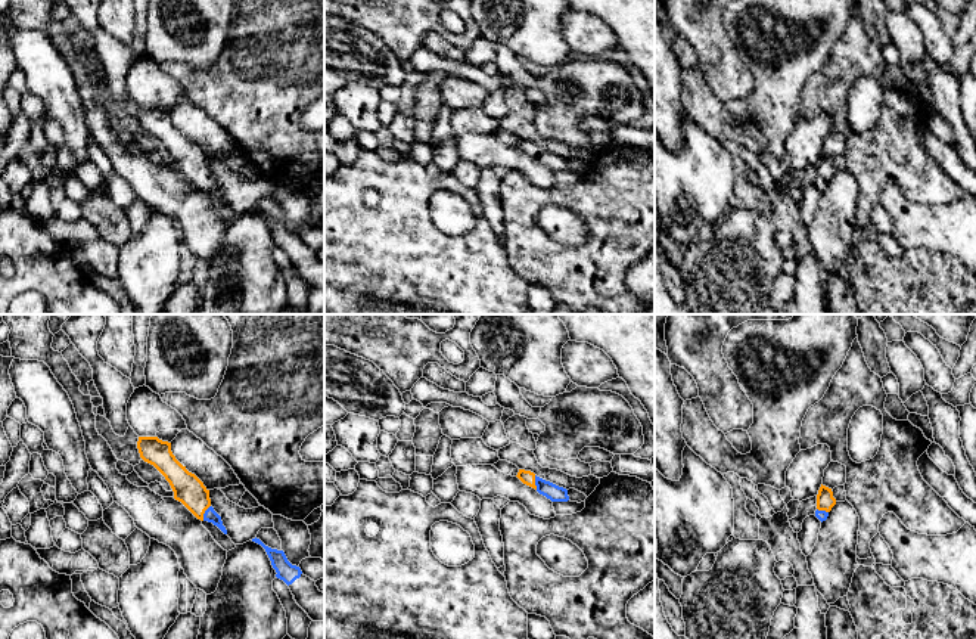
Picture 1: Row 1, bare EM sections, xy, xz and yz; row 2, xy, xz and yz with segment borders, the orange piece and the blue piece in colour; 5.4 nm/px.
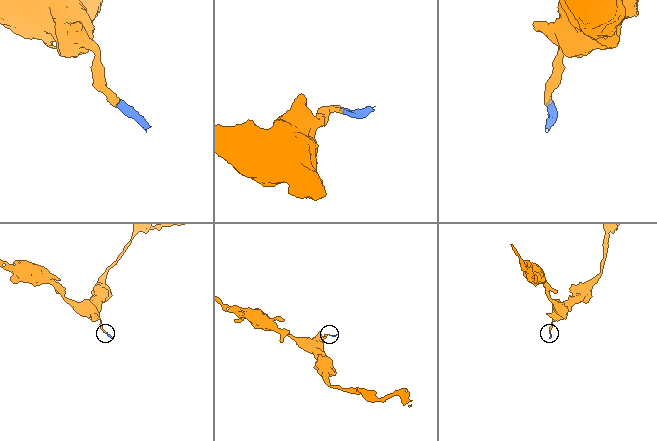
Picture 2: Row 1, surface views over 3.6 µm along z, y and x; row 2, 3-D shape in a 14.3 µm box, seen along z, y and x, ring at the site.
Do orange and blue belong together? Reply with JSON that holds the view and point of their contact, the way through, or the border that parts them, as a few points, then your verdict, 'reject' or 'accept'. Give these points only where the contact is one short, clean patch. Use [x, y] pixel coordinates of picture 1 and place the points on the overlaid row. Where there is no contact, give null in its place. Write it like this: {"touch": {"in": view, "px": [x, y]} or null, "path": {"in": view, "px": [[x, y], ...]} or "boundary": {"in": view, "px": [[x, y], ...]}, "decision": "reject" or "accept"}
{"touch": {"in": "xy", "px": [204, 512]}, "path": {"in": "xy", "px": [[187, 489], [204, 512], [210, 515]]}, "decision": "accept"}

